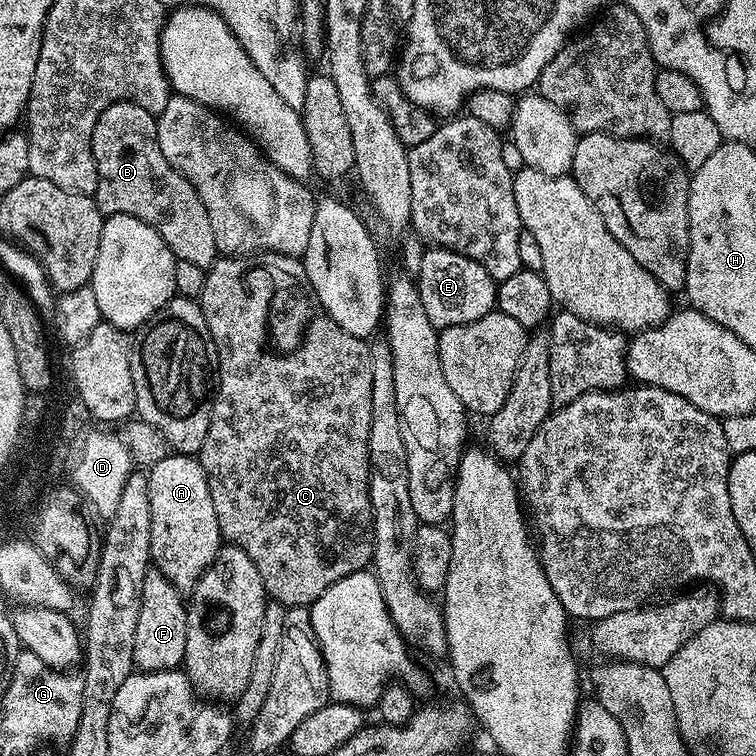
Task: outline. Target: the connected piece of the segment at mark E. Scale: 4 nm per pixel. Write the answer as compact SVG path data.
M429 247L418 279L422 307L437 330L474 322L496 308L496 285L485 268L449 248Z

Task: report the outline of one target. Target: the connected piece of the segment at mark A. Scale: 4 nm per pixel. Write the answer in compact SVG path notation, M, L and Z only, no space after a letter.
M169 454L146 472L150 490L150 554L155 571L161 572L182 594L191 593L202 574L214 562L222 547L218 514L210 502L210 486L199 459L192 454Z

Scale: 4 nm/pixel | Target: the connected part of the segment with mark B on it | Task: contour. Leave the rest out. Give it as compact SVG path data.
M119 100L94 122L92 153L98 170L96 205L104 217L114 214L130 214L146 222L166 242L177 260L192 262L209 269L218 259L214 229L210 226L210 214L202 206L202 198L190 186L190 182L162 154L162 146L156 141L156 116L150 110L142 110L129 100Z

